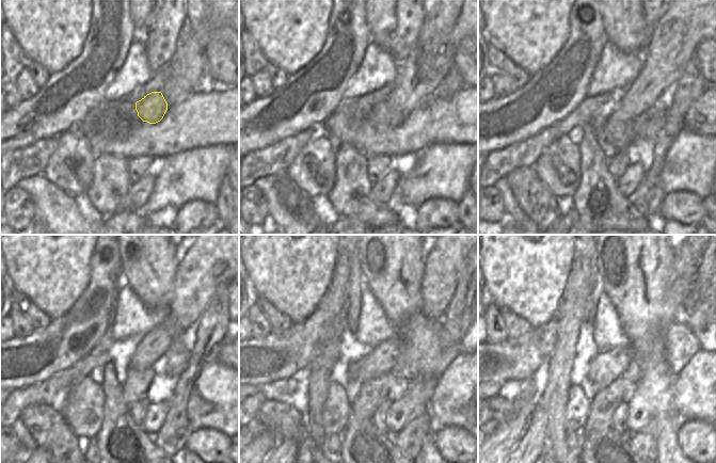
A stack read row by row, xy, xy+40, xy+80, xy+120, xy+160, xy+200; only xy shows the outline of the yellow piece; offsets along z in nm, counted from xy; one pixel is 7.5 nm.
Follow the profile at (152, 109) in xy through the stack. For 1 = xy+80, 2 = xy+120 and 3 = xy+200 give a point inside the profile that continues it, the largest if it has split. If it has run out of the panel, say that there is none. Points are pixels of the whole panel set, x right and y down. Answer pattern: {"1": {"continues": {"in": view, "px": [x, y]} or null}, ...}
{"1": {"continues": {"in": "xy+80", "px": [618, 136]}}, "2": {"continues": {"in": "xy+120", "px": [137, 381]}}, "3": {"continues": {"in": "xy+200", "px": [604, 403]}}}

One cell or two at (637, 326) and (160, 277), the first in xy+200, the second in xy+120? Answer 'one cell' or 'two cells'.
one cell

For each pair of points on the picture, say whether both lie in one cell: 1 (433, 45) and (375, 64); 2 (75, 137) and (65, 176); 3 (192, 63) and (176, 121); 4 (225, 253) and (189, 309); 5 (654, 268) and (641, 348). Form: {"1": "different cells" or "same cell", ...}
{"1": "different cells", "2": "same cell", "3": "different cells", "4": "same cell", "5": "same cell"}

